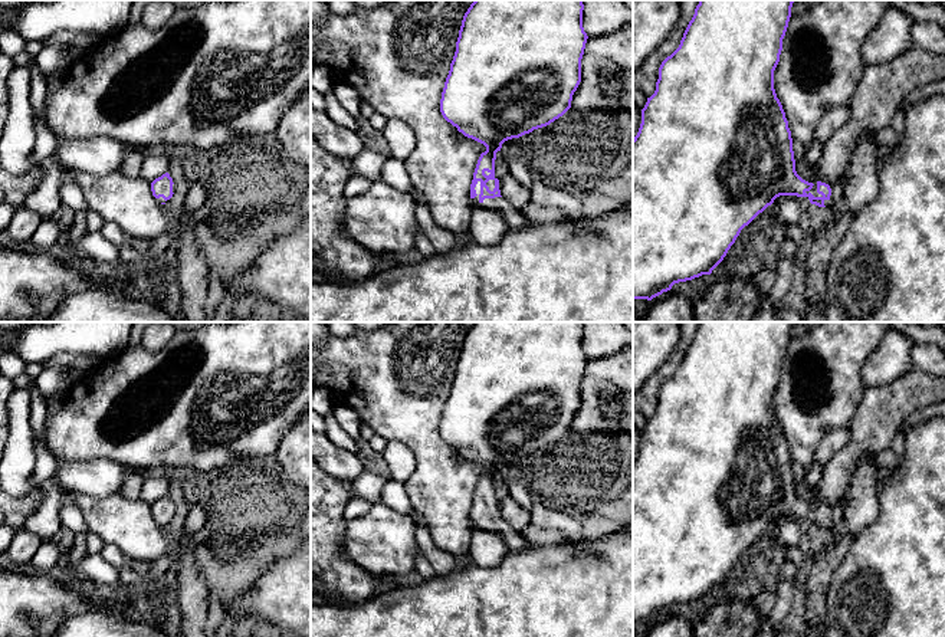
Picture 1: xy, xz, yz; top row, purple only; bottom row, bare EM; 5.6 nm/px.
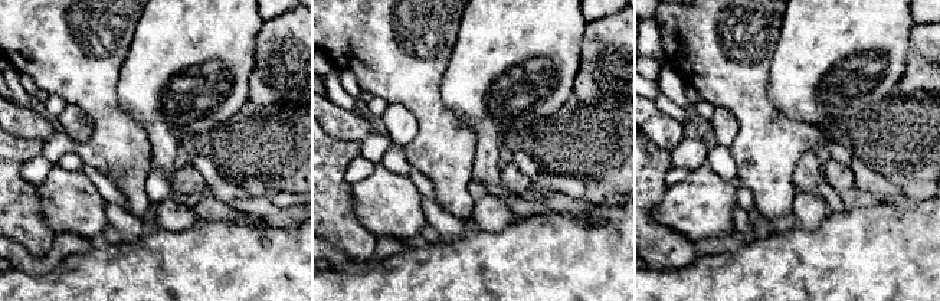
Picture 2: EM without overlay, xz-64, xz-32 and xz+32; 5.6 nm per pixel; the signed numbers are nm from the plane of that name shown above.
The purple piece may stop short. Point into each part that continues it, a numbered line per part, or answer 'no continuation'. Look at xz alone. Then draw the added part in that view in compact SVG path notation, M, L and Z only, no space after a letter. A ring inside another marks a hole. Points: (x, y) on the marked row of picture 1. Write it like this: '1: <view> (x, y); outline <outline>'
1: xz (515, 219); outline M478 181L476 187L476 197L472 198L479 207L486 207L489 210L495 210L502 214L505 221L508 223L509 229L524 229L535 221L529 219L529 216L525 216L519 208L512 208L505 204L505 200L502 197L495 198L485 198L482 203L479 201L480 194L480 181Z

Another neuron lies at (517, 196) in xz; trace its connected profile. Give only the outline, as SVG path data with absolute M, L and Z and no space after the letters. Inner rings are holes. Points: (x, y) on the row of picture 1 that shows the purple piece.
M505 175L499 180L501 196L505 204L512 208L525 208L531 206L531 191L518 183L512 175Z

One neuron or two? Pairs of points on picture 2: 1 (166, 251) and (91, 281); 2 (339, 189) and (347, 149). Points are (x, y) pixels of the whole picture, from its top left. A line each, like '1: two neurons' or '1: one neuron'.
1: one neuron
2: one neuron

